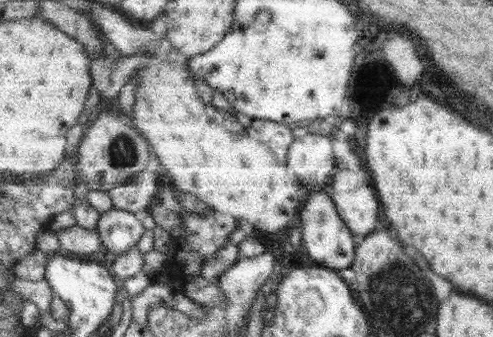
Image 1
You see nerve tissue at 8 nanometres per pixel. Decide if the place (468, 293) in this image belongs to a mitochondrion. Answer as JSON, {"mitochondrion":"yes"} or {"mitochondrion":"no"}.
{"mitochondrion":"no"}

